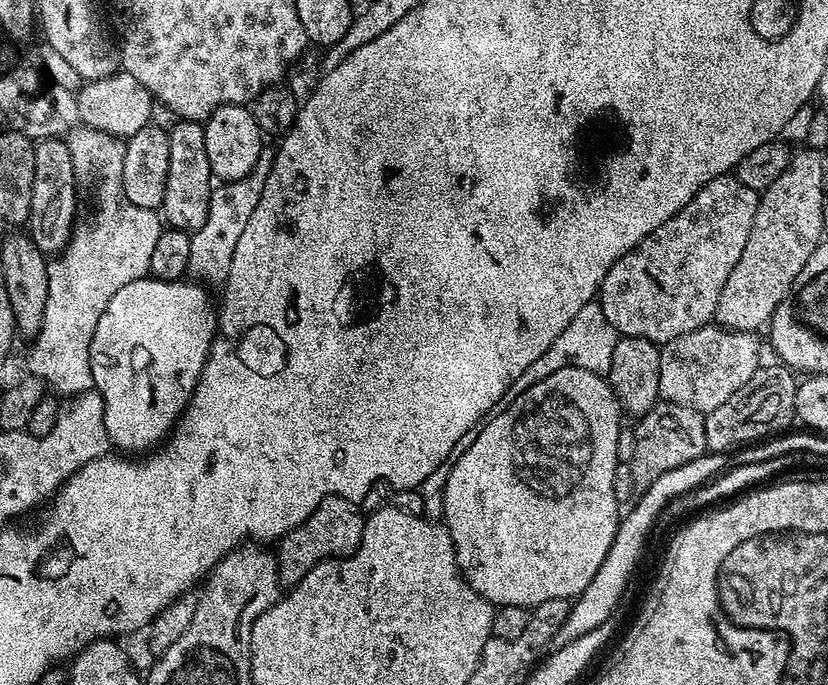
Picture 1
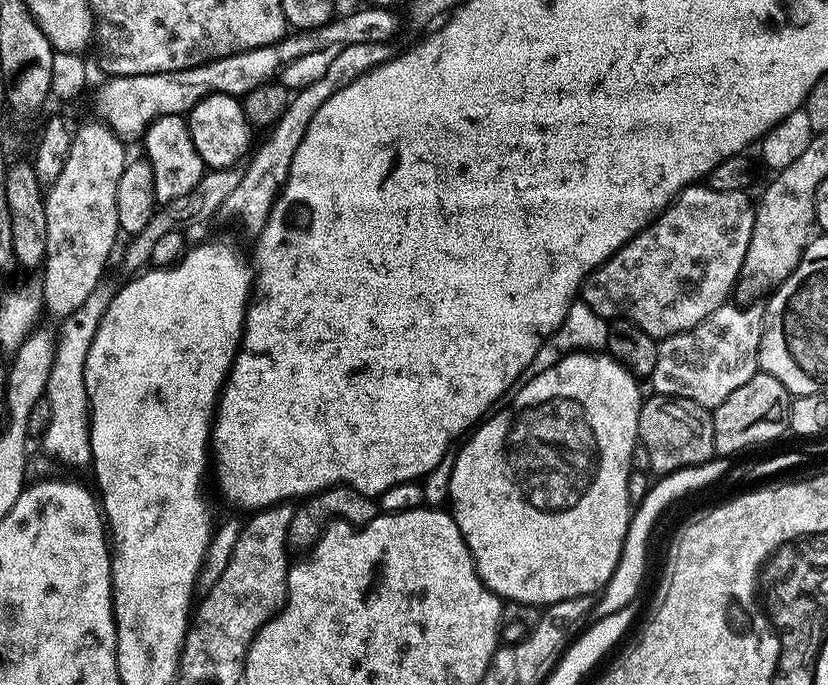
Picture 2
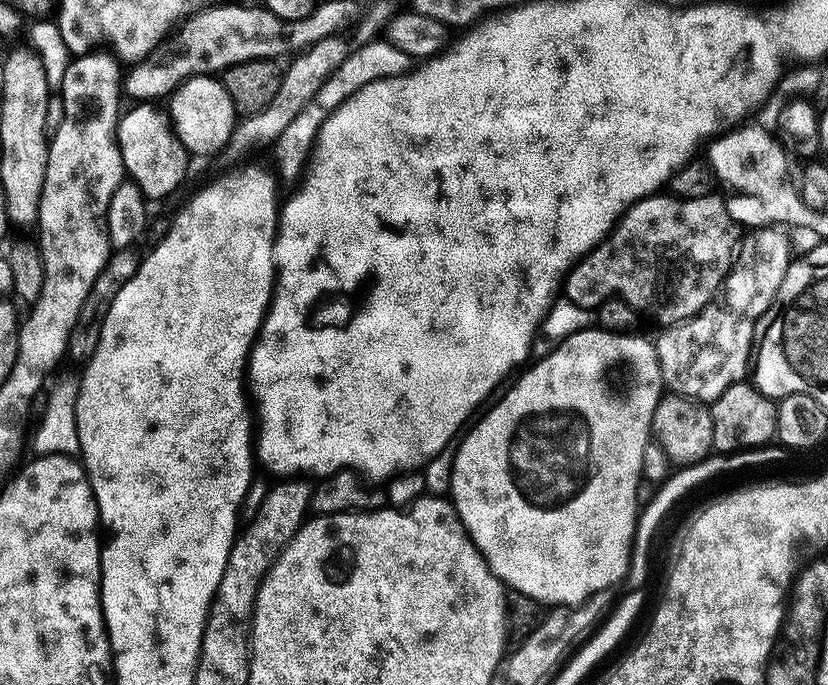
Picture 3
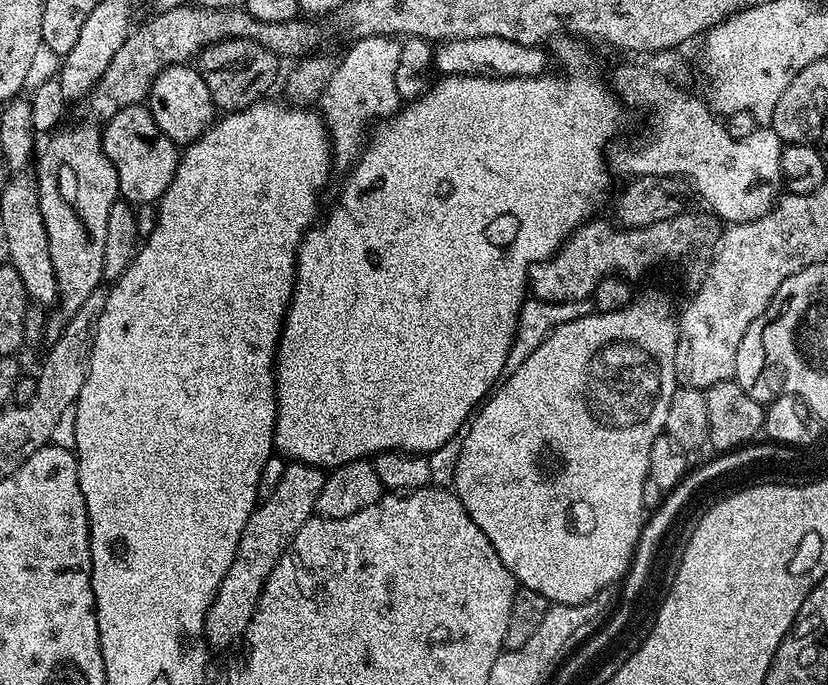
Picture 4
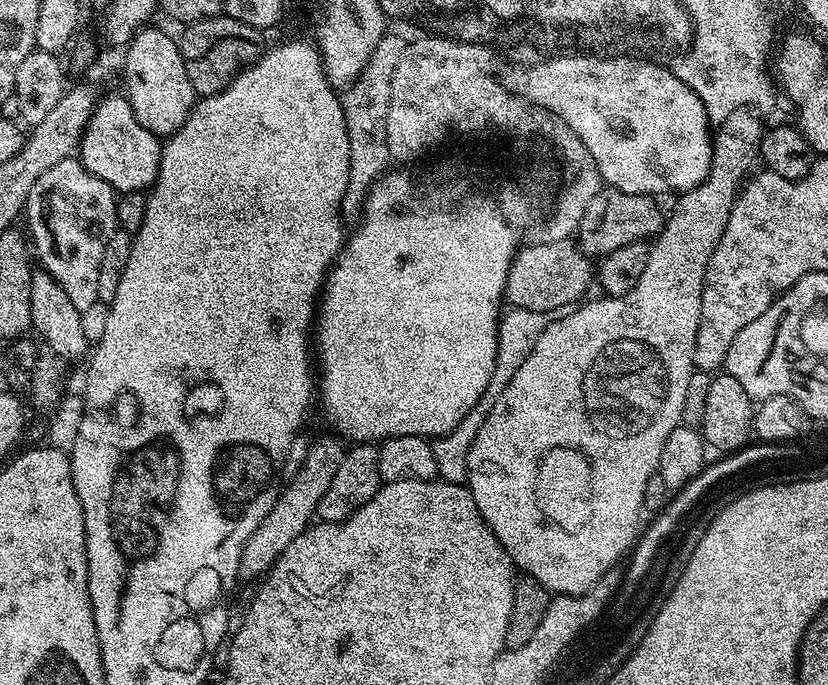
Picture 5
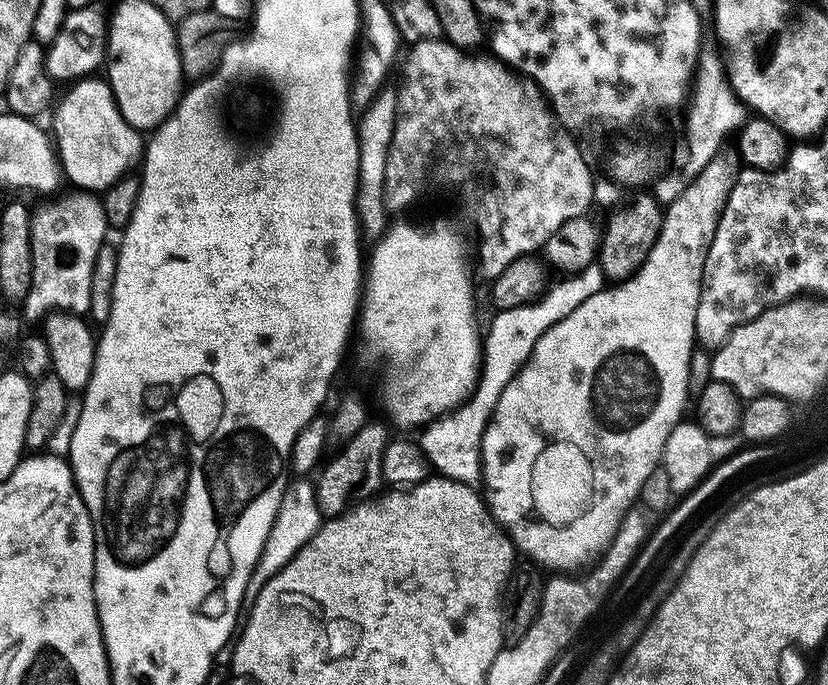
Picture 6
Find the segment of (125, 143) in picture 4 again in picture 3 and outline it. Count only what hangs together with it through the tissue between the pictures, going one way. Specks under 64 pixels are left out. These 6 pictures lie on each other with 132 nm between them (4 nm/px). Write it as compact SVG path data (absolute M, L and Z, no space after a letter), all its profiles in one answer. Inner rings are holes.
M140 102L123 113L116 128L116 140L120 144L120 153L124 171L131 183L139 186L142 194L149 201L155 202L168 196L184 180L188 172L190 153L184 149L182 142L172 129L172 117L163 107L152 102Z

